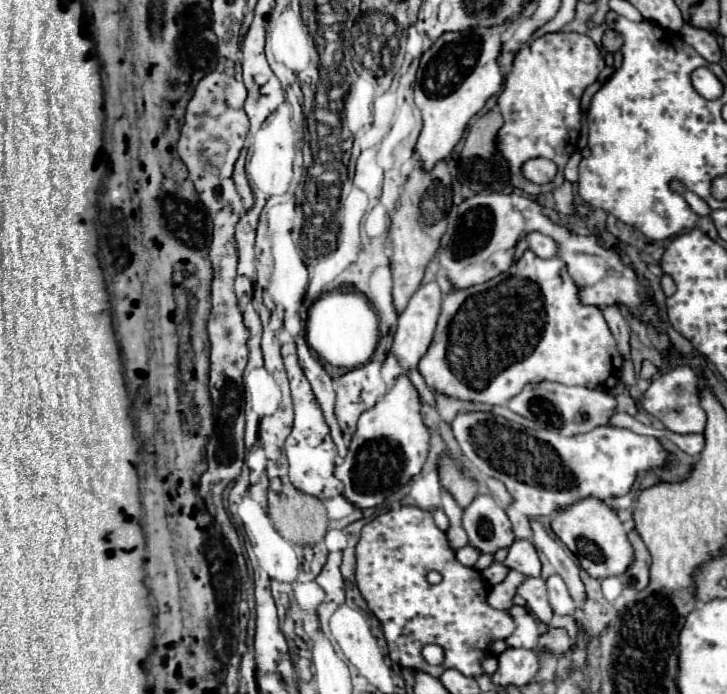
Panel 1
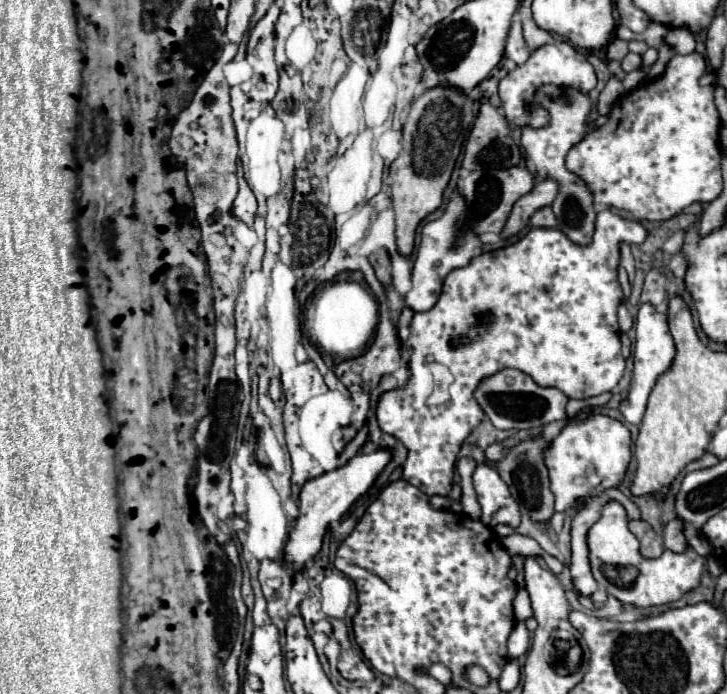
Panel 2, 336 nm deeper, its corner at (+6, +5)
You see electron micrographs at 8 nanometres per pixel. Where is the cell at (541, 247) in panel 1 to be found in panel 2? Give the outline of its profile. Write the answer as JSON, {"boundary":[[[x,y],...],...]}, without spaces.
{"boundary":[[[545,206],[545,208],[537,210],[531,216],[531,226],[533,228],[557,228],[557,218],[553,216],[551,206]]]}

